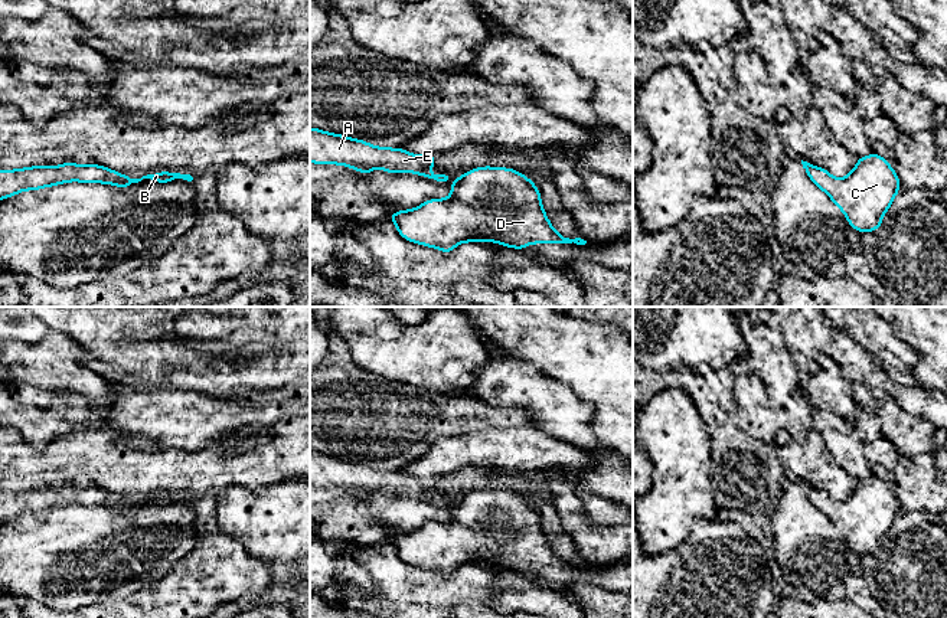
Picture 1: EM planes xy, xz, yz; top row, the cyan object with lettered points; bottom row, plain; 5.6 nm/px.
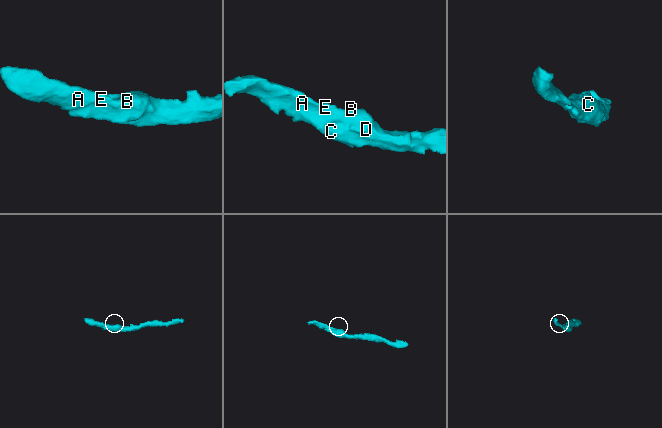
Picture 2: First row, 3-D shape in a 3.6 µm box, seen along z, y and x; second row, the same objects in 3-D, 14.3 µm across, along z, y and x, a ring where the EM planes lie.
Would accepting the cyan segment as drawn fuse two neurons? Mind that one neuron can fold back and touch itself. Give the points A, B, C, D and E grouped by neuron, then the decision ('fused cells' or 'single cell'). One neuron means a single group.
groups A B C D E; single cell

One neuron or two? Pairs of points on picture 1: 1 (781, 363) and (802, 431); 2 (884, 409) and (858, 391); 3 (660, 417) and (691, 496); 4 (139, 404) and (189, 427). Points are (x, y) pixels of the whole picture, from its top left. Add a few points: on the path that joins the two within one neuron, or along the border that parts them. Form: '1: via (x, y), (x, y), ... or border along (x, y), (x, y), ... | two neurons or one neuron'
1: via (789, 381), (806, 402), (807, 414) | one neuron
2: via (878, 408), (864, 396) | one neuron
3: via (675, 437), (681, 453), (683, 476) | one neuron
4: via (152, 411), (170, 411), (176, 414) | one neuron

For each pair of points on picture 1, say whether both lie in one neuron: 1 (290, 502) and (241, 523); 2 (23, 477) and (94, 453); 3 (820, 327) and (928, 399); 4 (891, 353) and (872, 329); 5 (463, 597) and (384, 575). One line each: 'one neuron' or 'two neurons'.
1: one neuron
2: one neuron
3: one neuron
4: one neuron
5: one neuron

